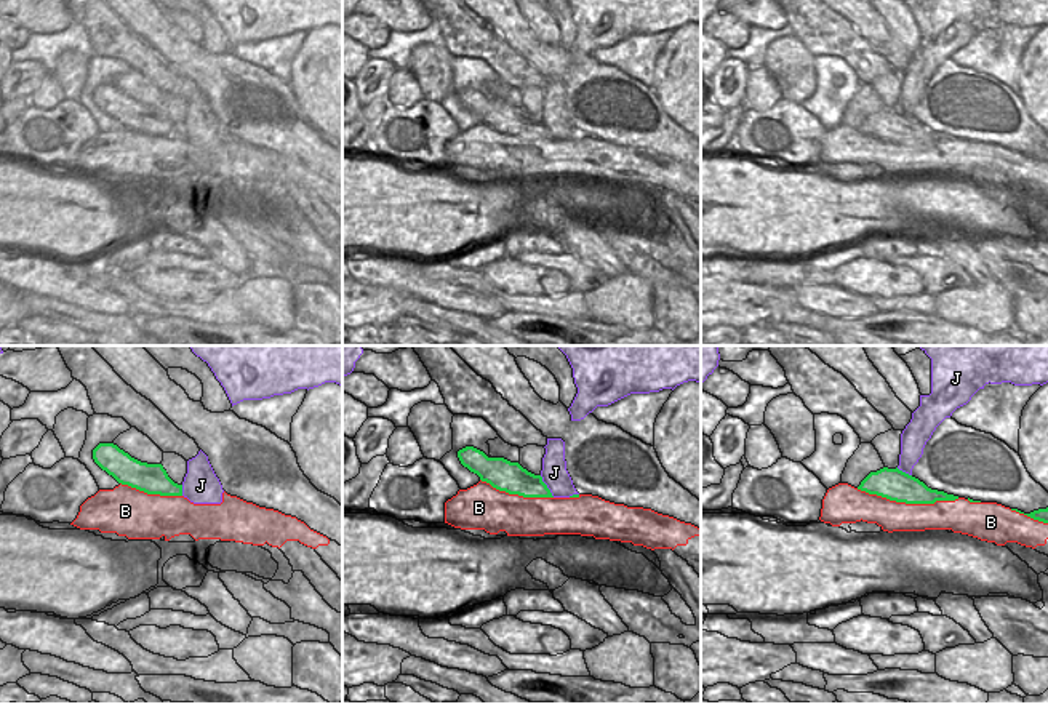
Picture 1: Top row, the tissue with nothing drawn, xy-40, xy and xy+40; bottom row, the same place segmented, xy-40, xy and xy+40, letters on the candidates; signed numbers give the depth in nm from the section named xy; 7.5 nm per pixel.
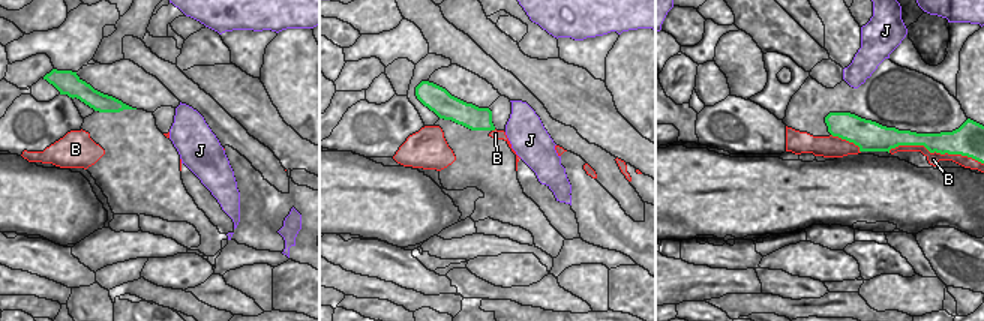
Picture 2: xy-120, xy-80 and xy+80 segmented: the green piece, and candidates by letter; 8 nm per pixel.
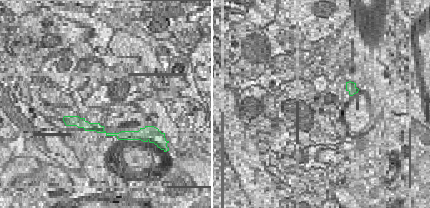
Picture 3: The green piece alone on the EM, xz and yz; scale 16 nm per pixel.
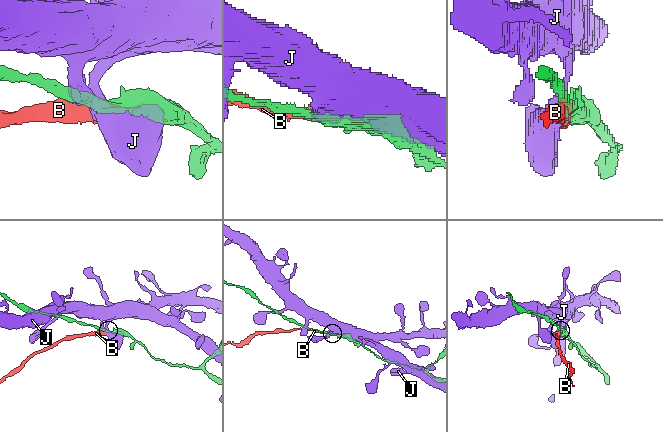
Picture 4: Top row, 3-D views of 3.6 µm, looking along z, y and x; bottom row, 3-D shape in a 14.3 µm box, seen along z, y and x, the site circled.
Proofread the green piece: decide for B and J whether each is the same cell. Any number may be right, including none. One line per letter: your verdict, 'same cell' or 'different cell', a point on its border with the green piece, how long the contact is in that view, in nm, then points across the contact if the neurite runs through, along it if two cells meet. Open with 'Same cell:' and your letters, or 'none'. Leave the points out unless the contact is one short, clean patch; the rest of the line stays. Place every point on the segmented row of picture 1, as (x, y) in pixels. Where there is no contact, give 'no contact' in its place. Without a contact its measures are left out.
Same cell: none
B: different cell; contact xy+40 (908, 503); length 800 nm
J: different cell; contact xy (546, 487); length 200 nm; border xy (540, 476), (554, 496)

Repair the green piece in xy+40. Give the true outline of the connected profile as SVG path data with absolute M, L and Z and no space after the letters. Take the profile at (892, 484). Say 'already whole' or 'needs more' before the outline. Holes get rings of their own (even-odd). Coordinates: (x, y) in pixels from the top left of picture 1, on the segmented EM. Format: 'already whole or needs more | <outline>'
already whole | M898 467L870 472L858 490L906 504L934 504L936 501L958 499L958 496L928 488L923 482Z

